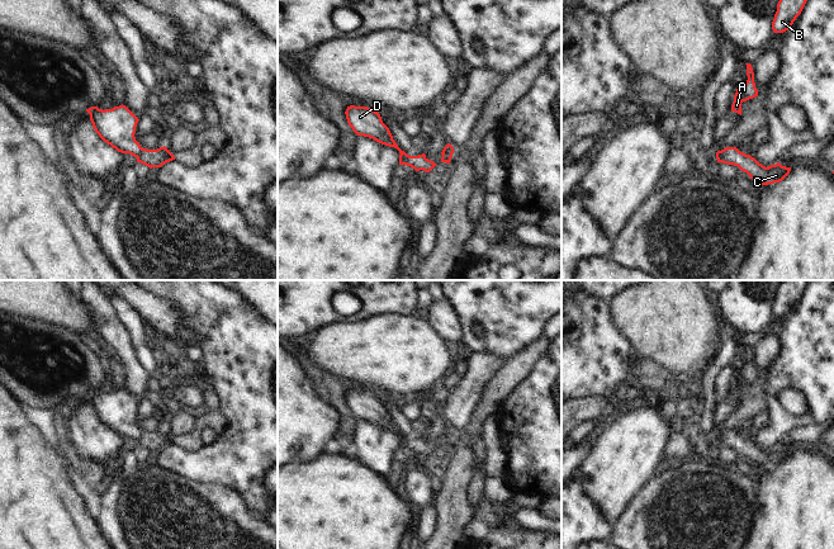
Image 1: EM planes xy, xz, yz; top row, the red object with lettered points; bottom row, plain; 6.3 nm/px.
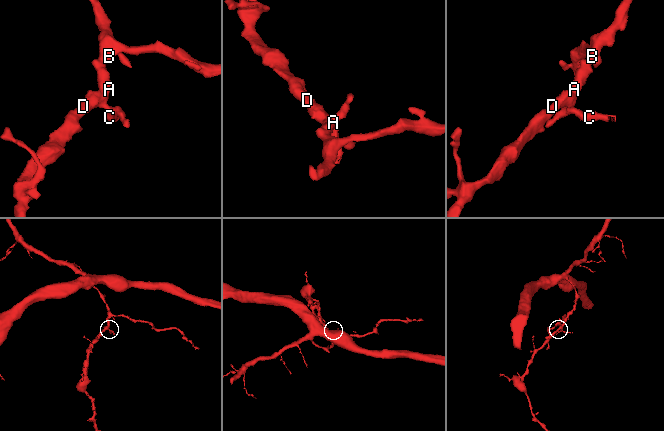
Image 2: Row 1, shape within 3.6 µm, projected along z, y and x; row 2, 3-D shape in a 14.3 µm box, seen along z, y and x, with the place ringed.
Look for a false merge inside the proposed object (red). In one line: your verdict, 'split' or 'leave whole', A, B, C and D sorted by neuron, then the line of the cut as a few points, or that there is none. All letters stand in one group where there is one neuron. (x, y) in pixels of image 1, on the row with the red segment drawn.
leave whole; A B C D; no cut

